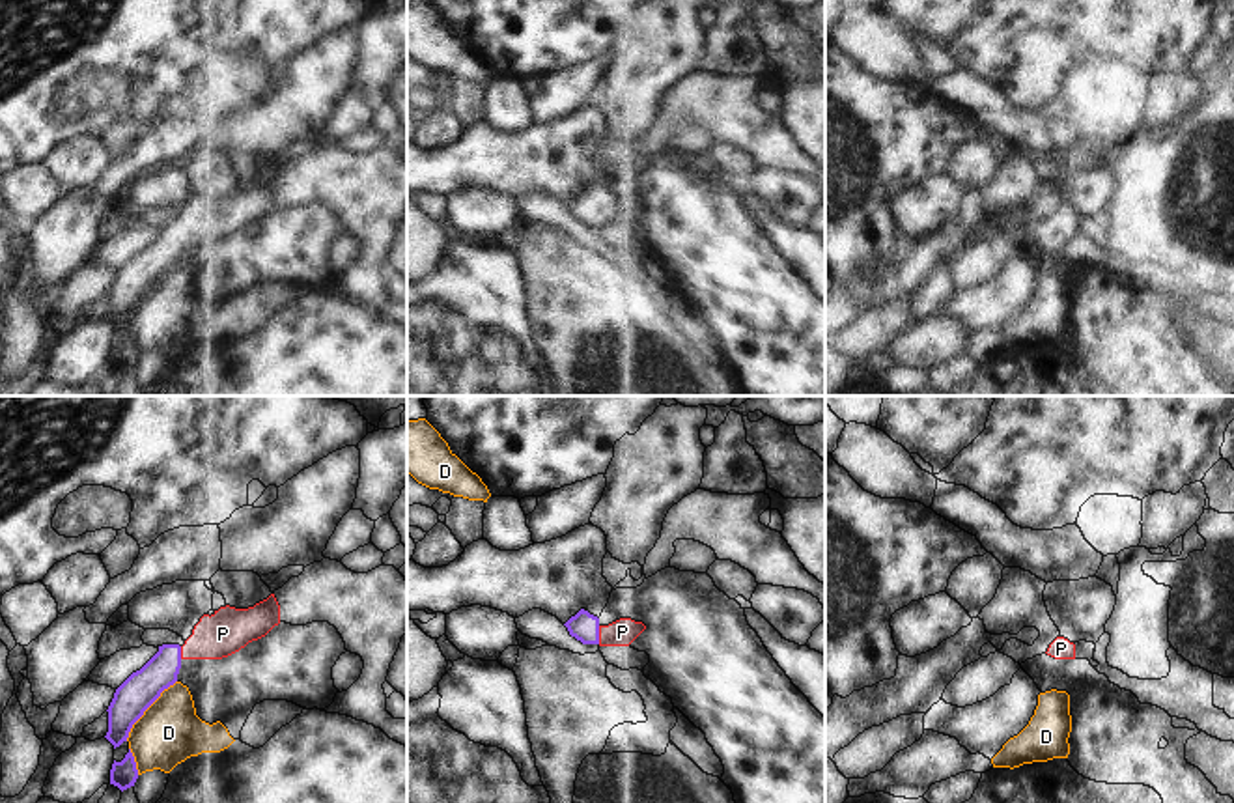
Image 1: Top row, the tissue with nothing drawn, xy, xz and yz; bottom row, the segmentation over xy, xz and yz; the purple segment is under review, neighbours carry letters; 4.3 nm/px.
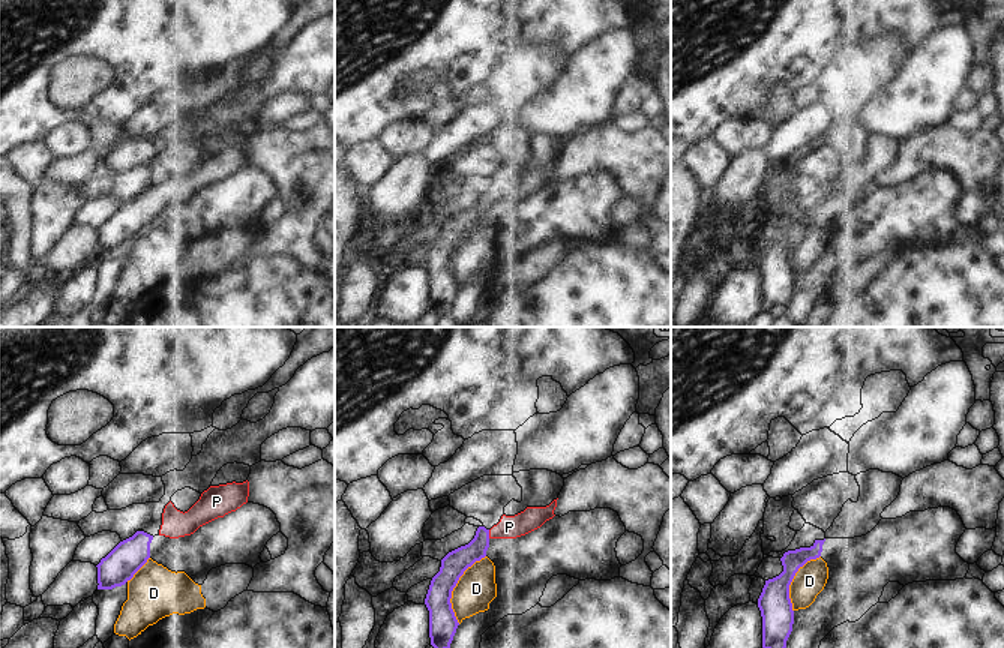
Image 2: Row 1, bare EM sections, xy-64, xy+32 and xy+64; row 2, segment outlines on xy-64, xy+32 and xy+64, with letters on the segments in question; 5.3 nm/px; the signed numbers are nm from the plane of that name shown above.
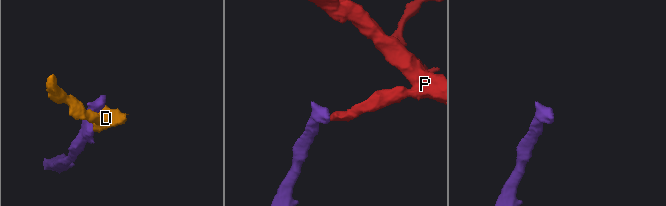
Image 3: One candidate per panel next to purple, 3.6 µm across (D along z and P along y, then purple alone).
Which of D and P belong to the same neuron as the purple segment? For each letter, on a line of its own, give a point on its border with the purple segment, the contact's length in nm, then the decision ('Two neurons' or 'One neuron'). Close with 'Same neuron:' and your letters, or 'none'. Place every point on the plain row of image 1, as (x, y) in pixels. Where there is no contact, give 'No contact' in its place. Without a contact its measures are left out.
D: Touches purple at xy (146, 290). Shared border 340 nm. Two neurons
P: Touches purple at xz (598, 217). Shared border 80 nm. One neuron
Same neuron: P

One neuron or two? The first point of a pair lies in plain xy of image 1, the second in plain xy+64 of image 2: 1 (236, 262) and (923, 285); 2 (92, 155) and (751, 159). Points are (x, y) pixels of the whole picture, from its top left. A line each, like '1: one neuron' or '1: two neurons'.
1: two neurons
2: two neurons

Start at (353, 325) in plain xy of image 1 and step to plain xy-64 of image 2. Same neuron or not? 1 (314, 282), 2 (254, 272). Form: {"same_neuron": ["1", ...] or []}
{"same_neuron": ["1", "2"]}

